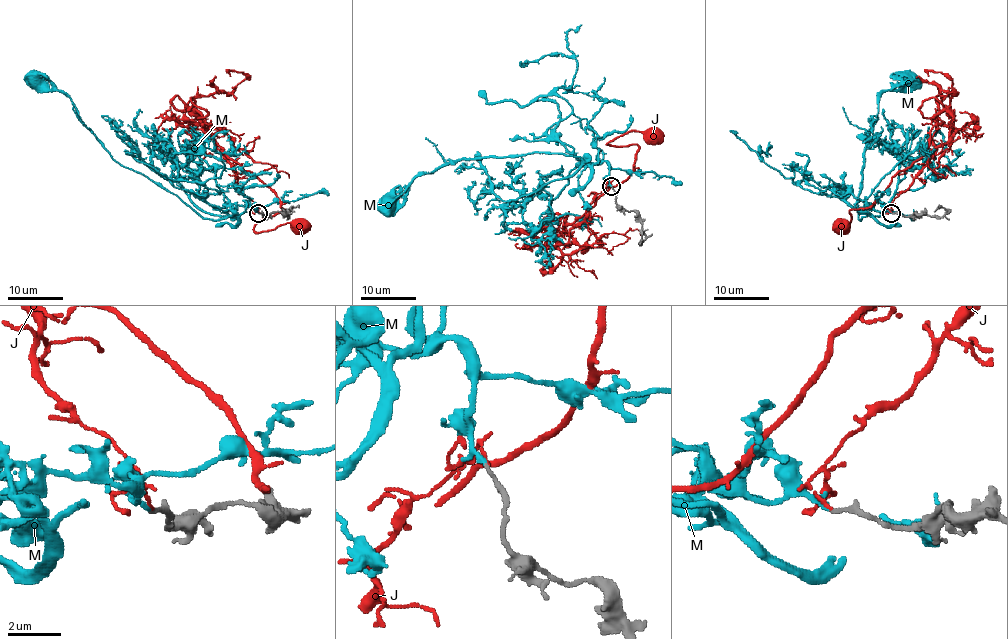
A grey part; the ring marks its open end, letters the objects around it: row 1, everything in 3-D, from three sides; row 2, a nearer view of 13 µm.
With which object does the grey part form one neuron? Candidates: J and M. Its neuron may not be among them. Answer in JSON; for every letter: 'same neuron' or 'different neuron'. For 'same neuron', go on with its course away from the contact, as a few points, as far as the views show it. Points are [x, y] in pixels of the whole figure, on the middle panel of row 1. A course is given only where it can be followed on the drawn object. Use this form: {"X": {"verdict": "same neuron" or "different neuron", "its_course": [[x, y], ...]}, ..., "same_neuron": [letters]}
{"J": {"verdict": "different neuron"}, "M": {"verdict": "same neuron", "its_course": [[611, 187], [604, 160], [586, 163], [578, 156], [529, 152], [448, 160], [432, 173], [417, 176], [387, 204]]}, "same_neuron": ["M"]}

